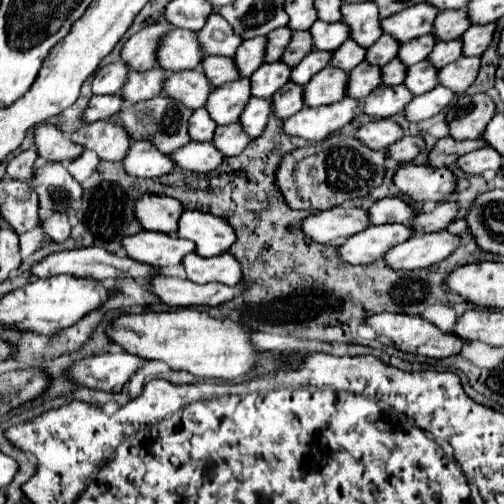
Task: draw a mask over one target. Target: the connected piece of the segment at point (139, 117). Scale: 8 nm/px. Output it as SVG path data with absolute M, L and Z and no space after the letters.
M156 96L146 102L124 104L124 108L110 120L122 124L126 128L126 132L130 134L130 138L150 140L156 148L160 148L160 152L172 154L172 152L176 152L176 148L182 148L184 144L190 142L190 136L188 136L190 116L192 116L192 110L184 108L184 104L180 104L176 100L168 100L168 96Z

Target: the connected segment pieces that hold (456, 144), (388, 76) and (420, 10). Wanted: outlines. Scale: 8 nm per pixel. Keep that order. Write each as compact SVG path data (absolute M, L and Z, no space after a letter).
M448 136L448 138L438 140L438 144L432 148L428 164L430 166L448 166L448 168L454 168L456 160L460 156L468 154L470 150L482 148L482 146L486 146L482 138L476 138L476 140L452 140L452 136Z
M392 60L390 64L386 64L382 68L382 80L386 86L396 86L404 82L404 64L400 64L400 60Z
M428 2L416 4L412 8L404 8L404 12L392 14L380 22L384 34L394 36L398 42L408 42L416 36L424 36L432 32L432 22L438 12Z

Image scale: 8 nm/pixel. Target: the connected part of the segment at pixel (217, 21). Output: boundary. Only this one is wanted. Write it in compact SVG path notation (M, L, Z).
M212 14L206 22L206 26L198 32L200 46L206 54L216 54L216 56L234 56L236 46L242 44L240 36L232 32L232 26L220 16Z

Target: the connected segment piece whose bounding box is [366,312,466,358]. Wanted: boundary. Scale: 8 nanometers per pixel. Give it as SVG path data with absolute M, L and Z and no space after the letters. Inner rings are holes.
M382 312L382 314L370 316L366 320L366 324L372 326L380 336L388 336L400 350L430 356L430 358L448 358L448 356L460 354L460 350L466 344L466 340L460 340L460 336L442 332L440 328L436 328L432 322L424 320L422 316L402 316L402 314L394 314L394 312Z

